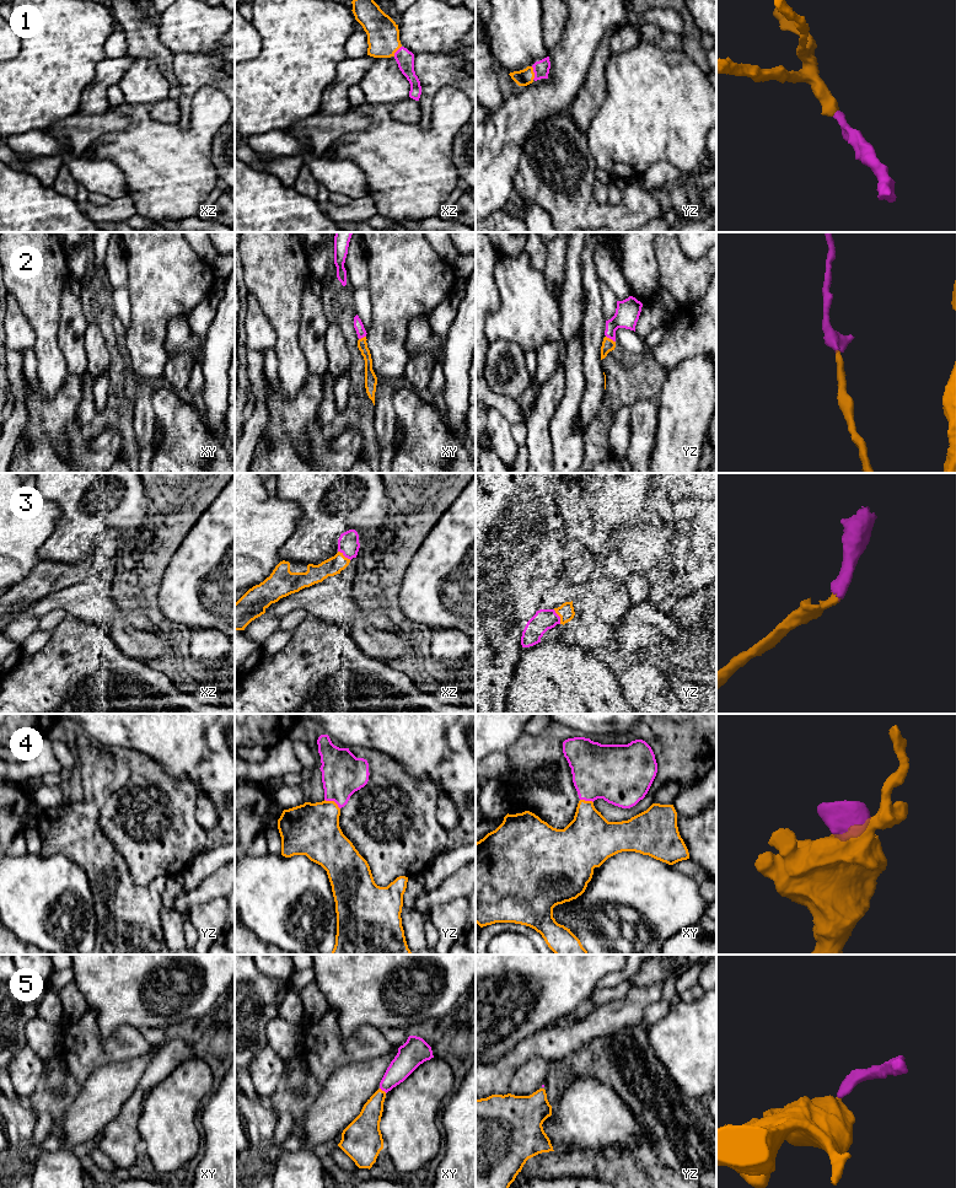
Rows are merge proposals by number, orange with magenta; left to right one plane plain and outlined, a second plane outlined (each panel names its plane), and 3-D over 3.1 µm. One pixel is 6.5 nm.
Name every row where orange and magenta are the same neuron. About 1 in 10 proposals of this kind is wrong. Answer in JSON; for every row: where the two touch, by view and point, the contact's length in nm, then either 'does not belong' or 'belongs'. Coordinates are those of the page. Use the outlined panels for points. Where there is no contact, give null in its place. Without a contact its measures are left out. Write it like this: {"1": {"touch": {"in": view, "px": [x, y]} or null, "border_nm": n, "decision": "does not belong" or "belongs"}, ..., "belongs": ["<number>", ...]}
{"1": {"touch": {"in": "yz", "px": [533, 73]}, "border_nm": 90, "decision": "belongs"}, "2": {"touch": {"in": "yz", "px": [611, 339]}, "border_nm": 80, "decision": "belongs"}, "3": {"touch": {"in": "yz", "px": [559, 616]}, "border_nm": 110, "decision": "belongs"}, "4": {"touch": {"in": "yz", "px": [333, 801]}, "border_nm": 120, "decision": "belongs"}, "5": {"touch": {"in": "xy", "px": [383, 1091]}, "border_nm": 60, "decision": "belongs"}, "belongs": ["1", "2", "3", "4", "5"]}

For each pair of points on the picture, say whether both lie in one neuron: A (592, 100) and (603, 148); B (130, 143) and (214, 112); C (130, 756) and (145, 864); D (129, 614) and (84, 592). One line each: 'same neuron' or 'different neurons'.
A: different neurons
B: same neuron
C: same neuron
D: same neuron

